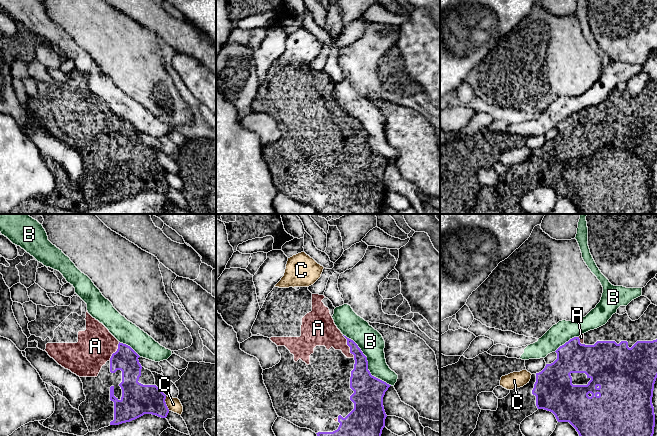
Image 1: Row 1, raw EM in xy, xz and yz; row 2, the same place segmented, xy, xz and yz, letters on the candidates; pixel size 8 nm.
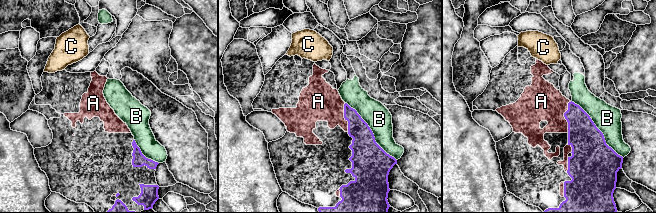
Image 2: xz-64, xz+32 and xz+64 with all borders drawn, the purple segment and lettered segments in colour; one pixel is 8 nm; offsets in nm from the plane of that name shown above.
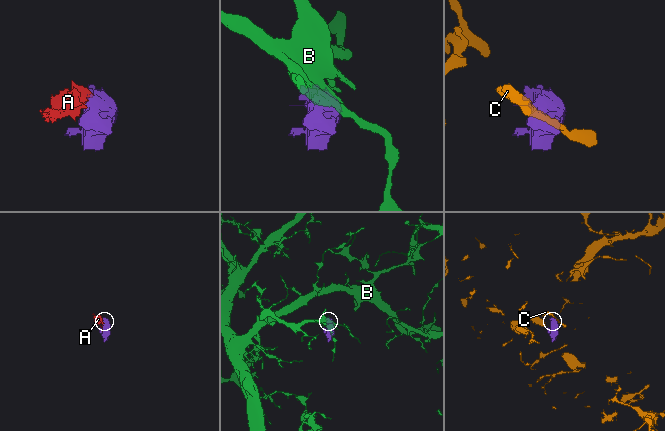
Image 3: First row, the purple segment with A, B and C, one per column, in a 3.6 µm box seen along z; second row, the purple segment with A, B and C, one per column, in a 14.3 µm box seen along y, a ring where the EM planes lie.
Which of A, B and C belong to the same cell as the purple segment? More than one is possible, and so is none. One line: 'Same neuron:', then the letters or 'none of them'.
Same neuron: A

